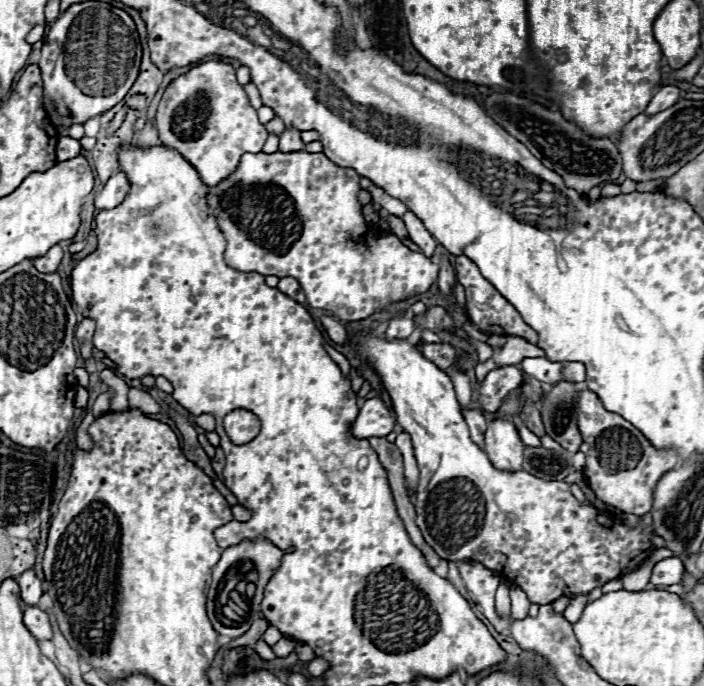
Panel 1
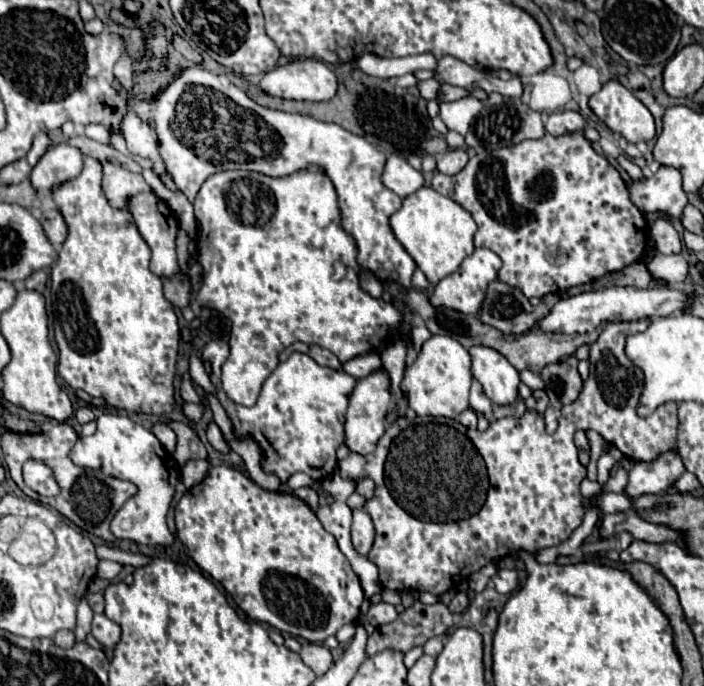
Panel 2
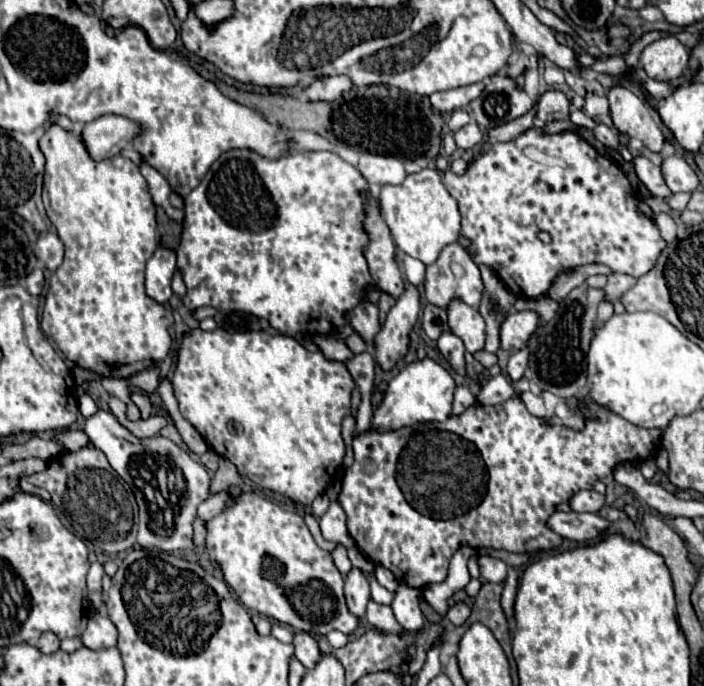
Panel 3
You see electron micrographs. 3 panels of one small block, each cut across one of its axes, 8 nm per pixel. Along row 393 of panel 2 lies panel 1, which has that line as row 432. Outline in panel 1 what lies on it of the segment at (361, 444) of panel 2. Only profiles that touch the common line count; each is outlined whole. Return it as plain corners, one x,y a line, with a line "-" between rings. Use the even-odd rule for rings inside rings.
372,398
366,400
364,406
360,408
360,414
352,426
352,434
360,440
384,438
386,434
392,432
394,424
396,424
394,412
380,398

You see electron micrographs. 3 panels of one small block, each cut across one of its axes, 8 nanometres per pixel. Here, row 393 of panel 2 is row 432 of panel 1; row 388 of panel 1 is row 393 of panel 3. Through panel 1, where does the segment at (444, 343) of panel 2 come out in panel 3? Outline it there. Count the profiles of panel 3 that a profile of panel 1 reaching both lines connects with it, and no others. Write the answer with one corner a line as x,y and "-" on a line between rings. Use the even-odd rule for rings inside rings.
432,358
410,362
388,382
388,390
384,394
382,404
376,408
372,426
380,430
396,430
418,422
444,422
444,418
448,418
452,412
454,390
456,382
450,372

